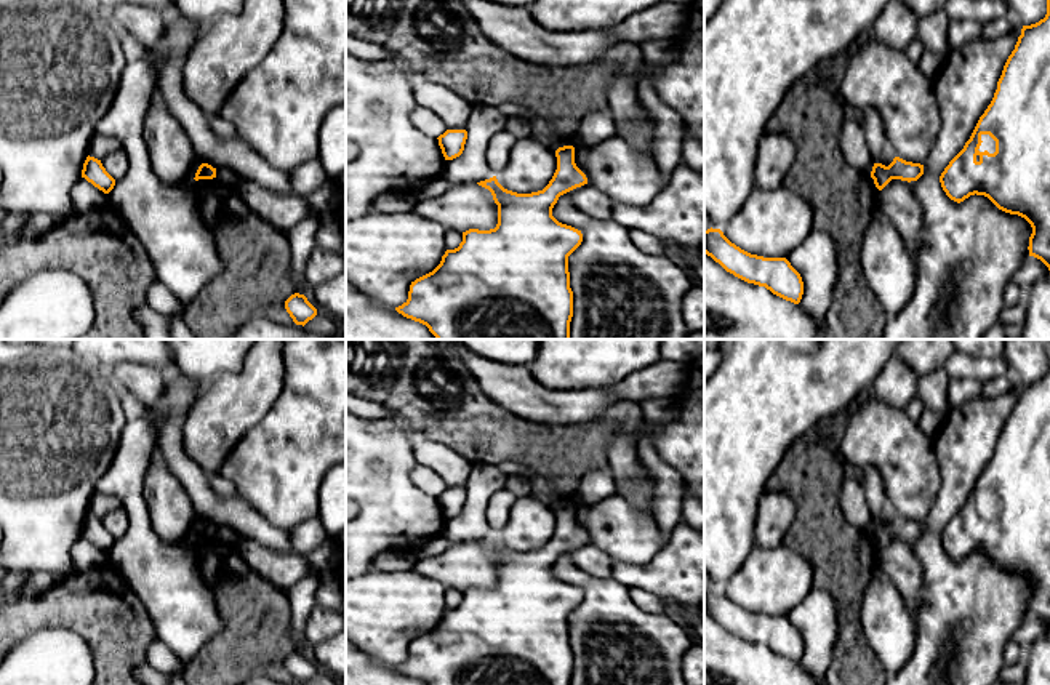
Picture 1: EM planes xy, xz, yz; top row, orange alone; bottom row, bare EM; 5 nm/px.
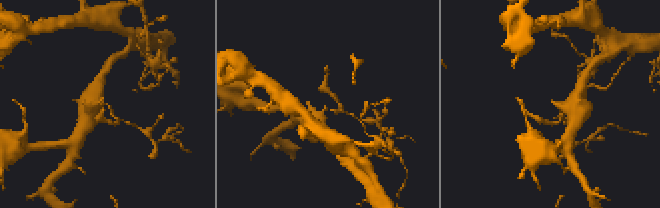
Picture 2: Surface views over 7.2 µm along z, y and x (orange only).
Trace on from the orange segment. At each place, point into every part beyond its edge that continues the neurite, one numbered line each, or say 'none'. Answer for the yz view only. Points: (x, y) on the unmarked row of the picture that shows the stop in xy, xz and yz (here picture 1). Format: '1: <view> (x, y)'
1: yz (988, 501)

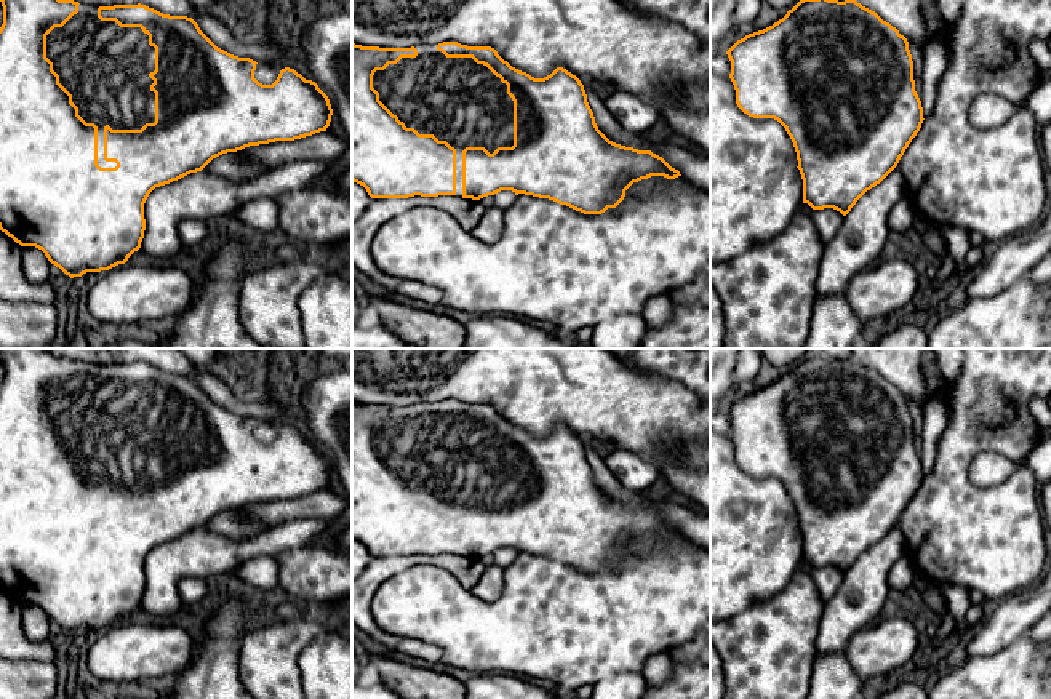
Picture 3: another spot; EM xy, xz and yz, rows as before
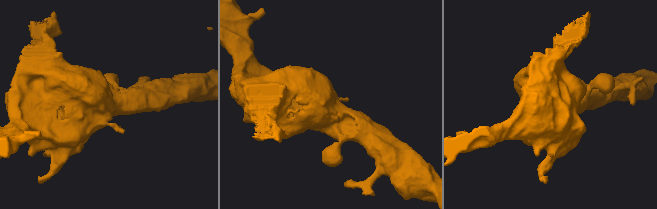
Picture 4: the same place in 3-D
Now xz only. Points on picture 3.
1: xz (456, 458)

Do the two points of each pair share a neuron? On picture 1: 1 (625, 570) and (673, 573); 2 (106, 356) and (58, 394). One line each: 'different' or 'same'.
1: same
2: different

